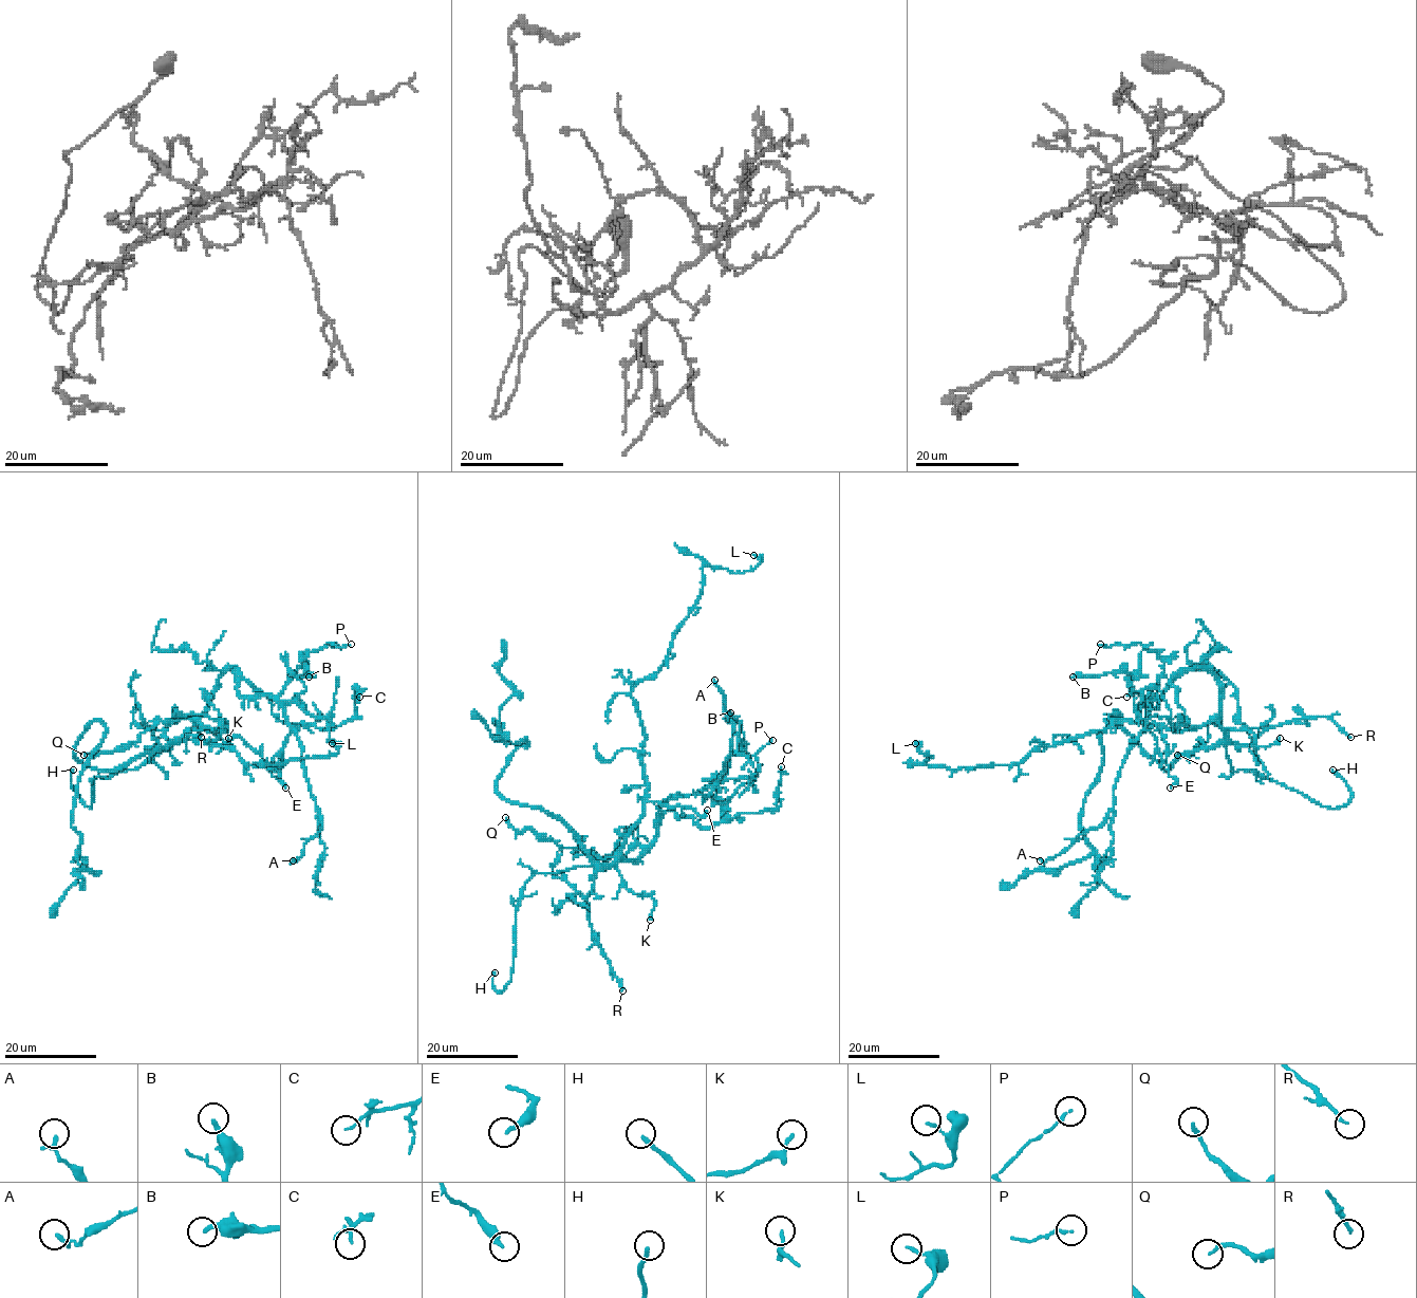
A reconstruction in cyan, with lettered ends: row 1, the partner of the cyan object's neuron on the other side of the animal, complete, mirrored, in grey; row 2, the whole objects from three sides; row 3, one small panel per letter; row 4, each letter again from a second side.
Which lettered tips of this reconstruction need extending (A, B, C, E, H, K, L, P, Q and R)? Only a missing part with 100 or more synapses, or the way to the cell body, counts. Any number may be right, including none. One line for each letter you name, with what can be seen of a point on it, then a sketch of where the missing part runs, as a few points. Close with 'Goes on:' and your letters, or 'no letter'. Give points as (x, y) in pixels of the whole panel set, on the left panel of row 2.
H: at (73, 770); missing branch runs (73, 770), (74, 747), (88, 728), (94, 706), (91, 642), (92, 633), (103, 616), (101, 608)
Goes on: H

